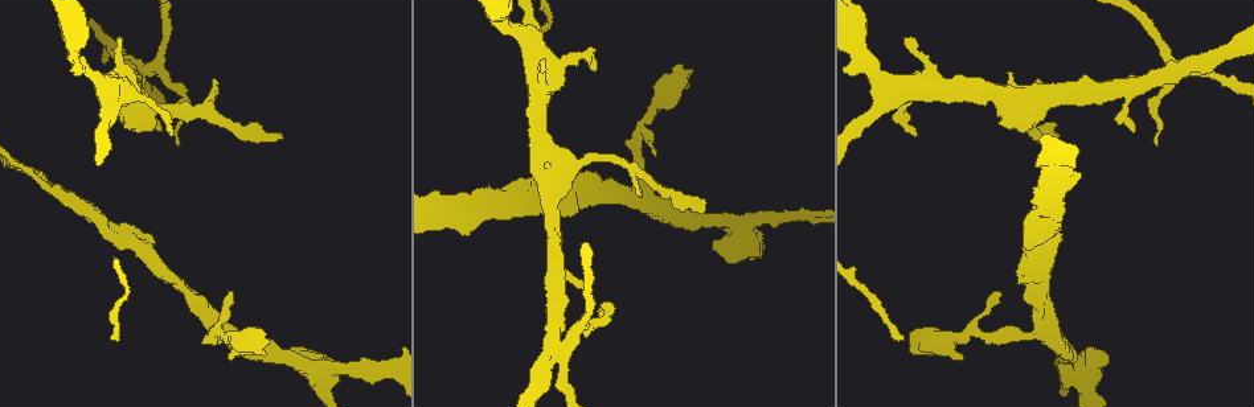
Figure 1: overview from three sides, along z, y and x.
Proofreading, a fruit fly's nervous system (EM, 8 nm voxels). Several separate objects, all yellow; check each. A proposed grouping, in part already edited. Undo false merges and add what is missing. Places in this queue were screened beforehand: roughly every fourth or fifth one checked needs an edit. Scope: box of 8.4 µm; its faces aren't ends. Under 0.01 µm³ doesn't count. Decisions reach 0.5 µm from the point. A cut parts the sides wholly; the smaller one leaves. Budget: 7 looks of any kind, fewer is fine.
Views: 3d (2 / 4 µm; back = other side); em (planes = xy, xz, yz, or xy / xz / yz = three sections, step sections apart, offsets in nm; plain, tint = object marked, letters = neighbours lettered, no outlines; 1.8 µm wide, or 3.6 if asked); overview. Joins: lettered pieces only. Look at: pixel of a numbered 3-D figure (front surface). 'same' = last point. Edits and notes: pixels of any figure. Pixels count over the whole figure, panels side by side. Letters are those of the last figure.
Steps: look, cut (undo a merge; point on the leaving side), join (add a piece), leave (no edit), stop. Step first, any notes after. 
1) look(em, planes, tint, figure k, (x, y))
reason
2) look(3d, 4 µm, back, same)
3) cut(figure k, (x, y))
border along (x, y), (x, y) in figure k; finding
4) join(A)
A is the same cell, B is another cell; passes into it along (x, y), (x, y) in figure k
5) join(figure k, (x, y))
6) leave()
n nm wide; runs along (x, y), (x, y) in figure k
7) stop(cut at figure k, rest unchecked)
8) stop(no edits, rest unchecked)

look(em, 3.6 µm, yz, step 4, tint, figure 1, (557, 338))
four or more arms meet

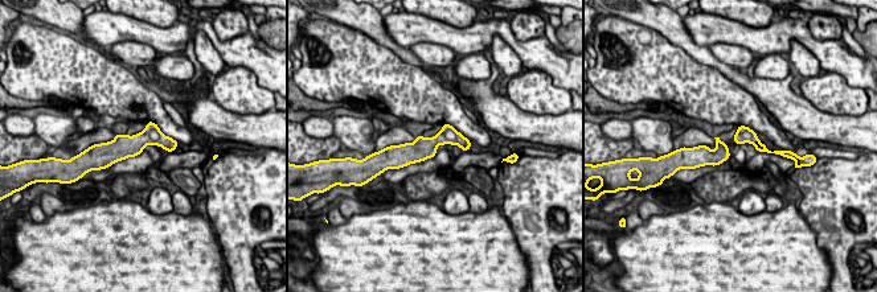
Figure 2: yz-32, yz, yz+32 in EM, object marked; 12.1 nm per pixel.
look(em, 3.6 µm, planes, letters, same)
cut it another way

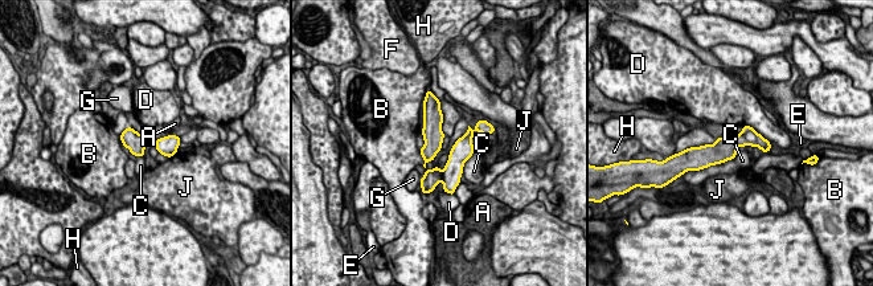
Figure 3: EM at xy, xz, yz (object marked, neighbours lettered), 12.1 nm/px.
cut(figure 3, (453, 171))
A, B, C, D, E, F, G, H and J are other cells; border along (441, 171), (442, 180) in figure 3; two cells meet here

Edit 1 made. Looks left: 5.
look(em, planes, letters, figure 1, (866, 49))
calibre changes

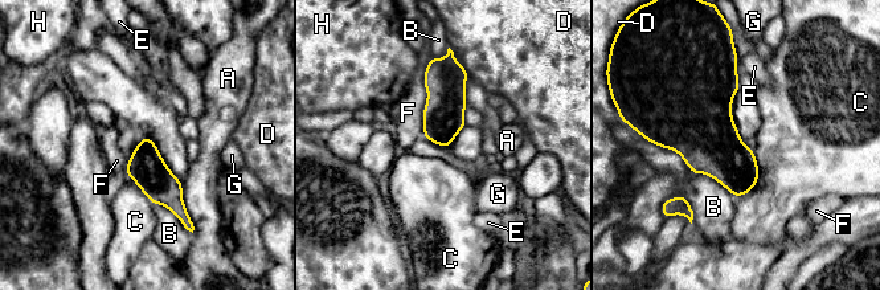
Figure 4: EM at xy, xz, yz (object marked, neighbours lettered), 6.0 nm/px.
leave()
A, B, C, D, E, F, G and H are other cells; border along (754, 151), (757, 183), (736, 197) in figure 4; one cell here

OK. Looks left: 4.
look(em, planes, tint, figure 1, (224, 327))
three-way junction

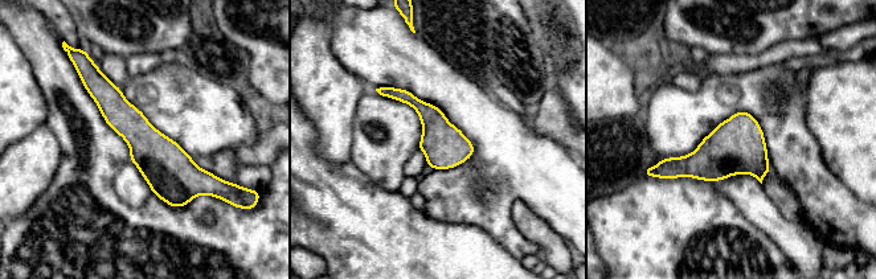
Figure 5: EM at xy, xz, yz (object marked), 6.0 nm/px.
look(em, planes, letters, same)
what lies round it

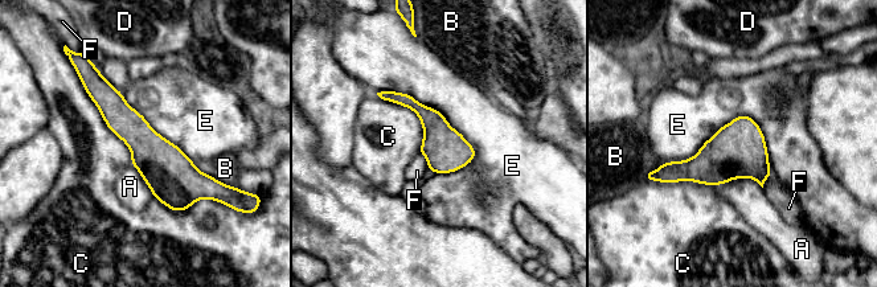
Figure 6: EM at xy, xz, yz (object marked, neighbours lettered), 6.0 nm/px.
leave()
A, B, C, D, E and F are other cells; one cell here

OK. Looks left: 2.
stop(cut at figure 3, rest unchecked)

